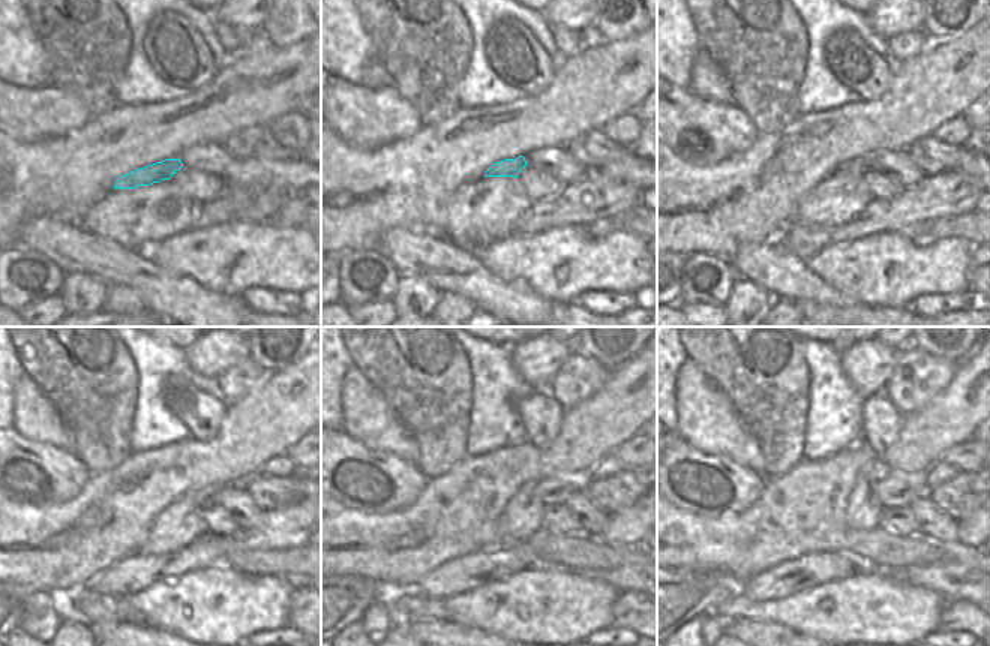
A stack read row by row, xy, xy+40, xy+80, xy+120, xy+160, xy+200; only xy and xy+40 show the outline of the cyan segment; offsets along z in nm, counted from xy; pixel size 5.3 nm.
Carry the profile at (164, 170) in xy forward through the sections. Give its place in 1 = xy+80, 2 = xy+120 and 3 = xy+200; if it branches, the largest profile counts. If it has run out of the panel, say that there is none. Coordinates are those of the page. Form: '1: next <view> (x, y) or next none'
1: next xy+80 (857, 165)
2: next xy+120 (206, 496)
3: next xy+200 (891, 489)

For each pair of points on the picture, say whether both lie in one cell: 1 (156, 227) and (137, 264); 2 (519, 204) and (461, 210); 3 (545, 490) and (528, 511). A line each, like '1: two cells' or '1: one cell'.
1: two cells
2: one cell
3: two cells

